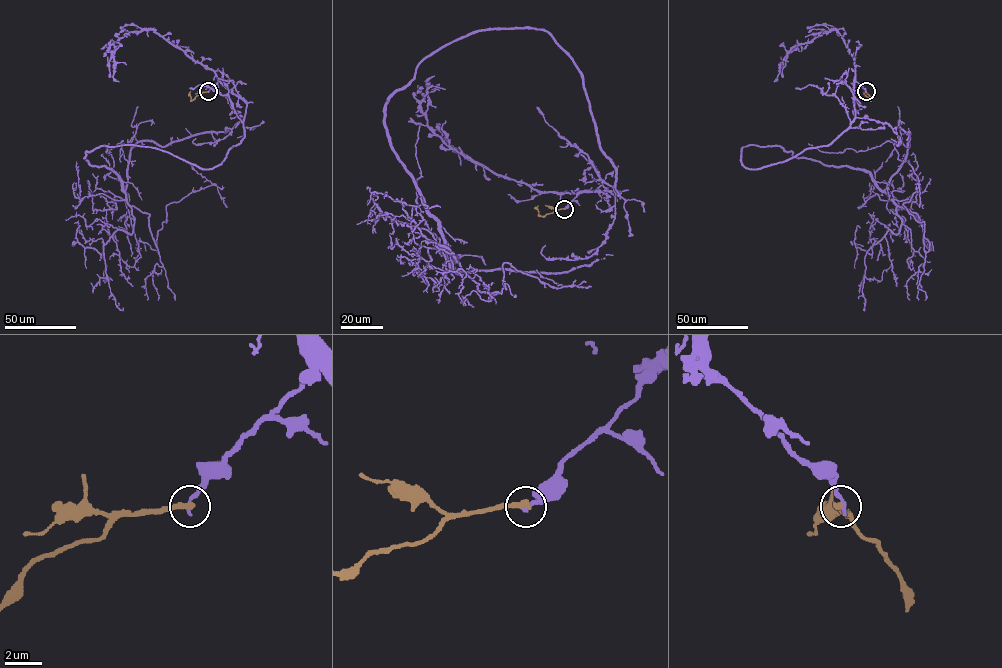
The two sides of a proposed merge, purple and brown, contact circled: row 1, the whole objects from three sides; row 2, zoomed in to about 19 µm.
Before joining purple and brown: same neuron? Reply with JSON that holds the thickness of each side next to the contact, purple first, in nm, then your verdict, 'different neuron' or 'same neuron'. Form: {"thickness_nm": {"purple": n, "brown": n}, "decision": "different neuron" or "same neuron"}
{"thickness_nm": {"purple": 240, "brown": 360}, "decision": "different neuron"}

